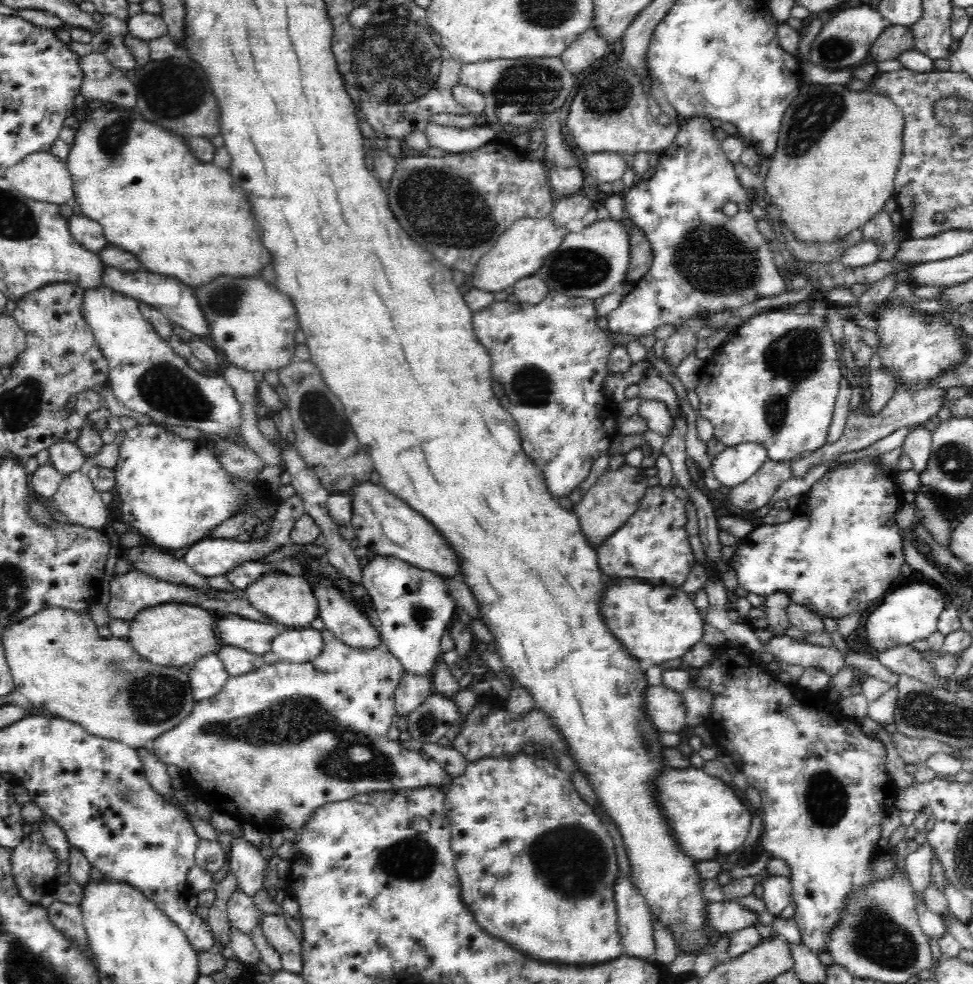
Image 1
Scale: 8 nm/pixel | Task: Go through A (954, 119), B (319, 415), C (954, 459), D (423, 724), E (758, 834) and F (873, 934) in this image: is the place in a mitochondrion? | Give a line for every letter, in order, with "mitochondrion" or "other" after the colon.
A: mitochondrion
B: mitochondrion
C: mitochondrion
D: mitochondrion
E: other
F: mitochondrion

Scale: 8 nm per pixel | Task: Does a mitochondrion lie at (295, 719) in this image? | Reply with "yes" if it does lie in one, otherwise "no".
yes

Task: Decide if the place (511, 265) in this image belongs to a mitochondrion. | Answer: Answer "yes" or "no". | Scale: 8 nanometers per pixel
no

